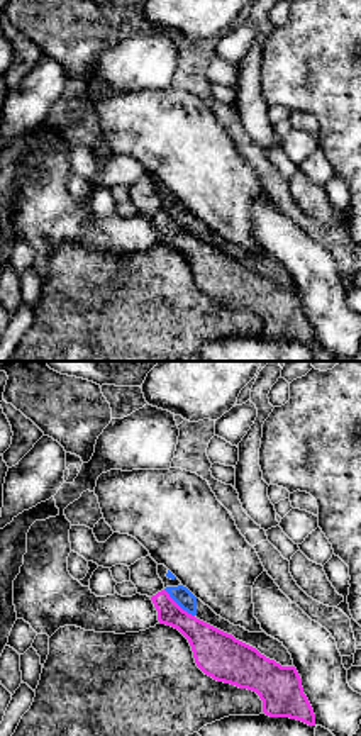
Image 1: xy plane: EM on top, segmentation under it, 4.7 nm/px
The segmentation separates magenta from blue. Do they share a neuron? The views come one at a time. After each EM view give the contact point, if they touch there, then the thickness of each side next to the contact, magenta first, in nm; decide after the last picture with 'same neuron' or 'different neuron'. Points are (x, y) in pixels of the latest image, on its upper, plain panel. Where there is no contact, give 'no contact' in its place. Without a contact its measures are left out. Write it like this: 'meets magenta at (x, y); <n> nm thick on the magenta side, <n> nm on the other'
meets magenta at (177, 224); 170 nm thick on the magenta side, 90 nm on the other

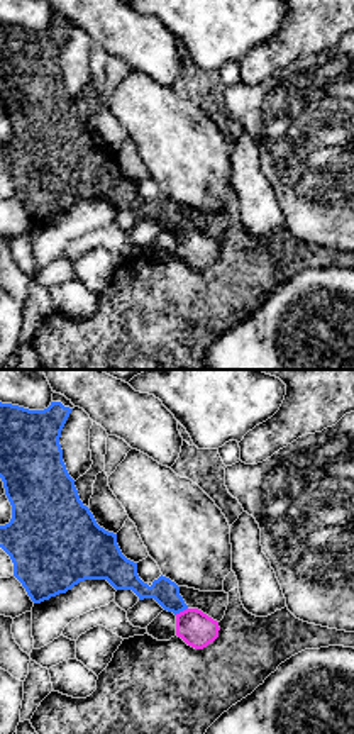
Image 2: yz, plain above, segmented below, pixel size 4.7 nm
meets magenta at (180, 233); 170 nm thick on the magenta side, 120 nm on the other

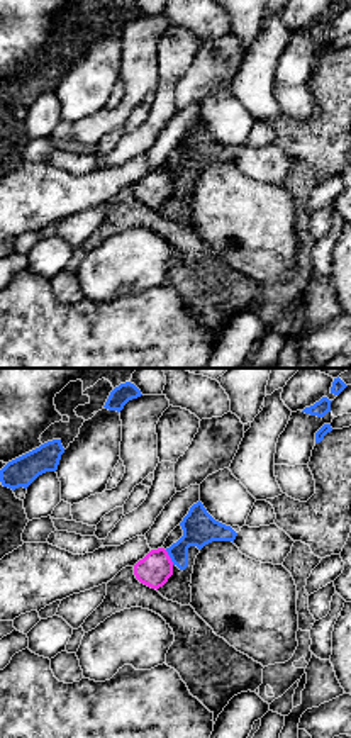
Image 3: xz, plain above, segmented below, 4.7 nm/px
meets magenta at (168, 177); 160 nm thick on the magenta side, 160 nm on the other

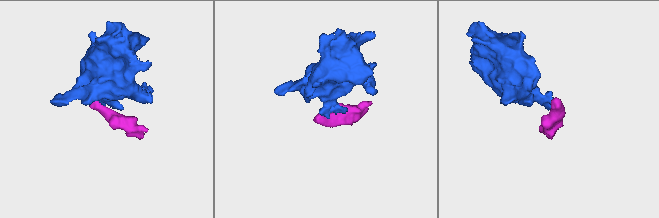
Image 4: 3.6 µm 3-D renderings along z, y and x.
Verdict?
same neuron

